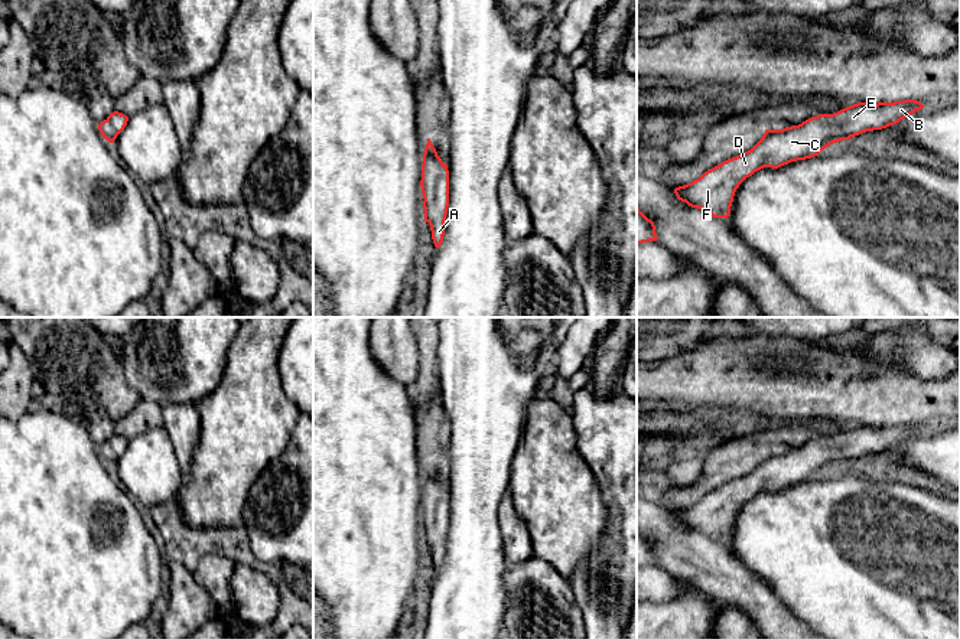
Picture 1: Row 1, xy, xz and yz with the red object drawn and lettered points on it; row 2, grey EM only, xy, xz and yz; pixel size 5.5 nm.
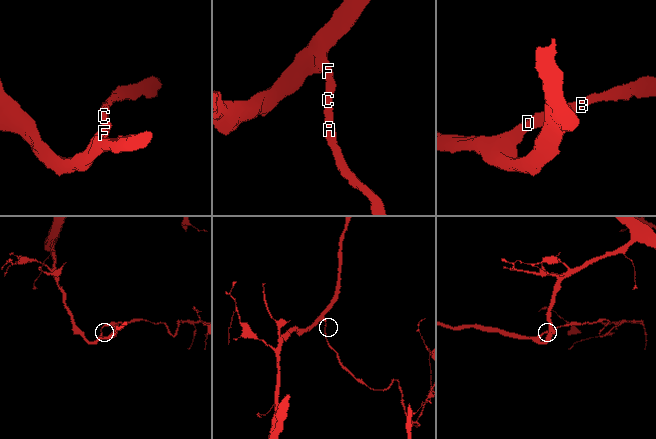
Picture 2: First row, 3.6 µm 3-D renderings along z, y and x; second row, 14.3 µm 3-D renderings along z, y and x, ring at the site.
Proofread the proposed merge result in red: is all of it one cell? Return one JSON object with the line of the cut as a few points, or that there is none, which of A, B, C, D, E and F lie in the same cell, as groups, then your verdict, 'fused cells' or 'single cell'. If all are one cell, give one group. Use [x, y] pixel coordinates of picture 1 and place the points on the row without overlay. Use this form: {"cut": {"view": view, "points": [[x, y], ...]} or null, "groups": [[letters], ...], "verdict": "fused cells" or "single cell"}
{"cut": null, "groups": [["A", "B", "C", "D", "E", "F"]], "verdict": "single cell"}

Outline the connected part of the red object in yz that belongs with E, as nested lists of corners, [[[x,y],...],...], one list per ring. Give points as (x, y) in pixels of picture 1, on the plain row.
[[[915,423],[858,426],[833,437],[819,437],[798,449],[765,453],[751,473],[709,492],[691,506],[676,511],[674,516],[689,529],[726,542],[736,512],[755,495],[811,482],[833,466],[886,451],[922,431]]]

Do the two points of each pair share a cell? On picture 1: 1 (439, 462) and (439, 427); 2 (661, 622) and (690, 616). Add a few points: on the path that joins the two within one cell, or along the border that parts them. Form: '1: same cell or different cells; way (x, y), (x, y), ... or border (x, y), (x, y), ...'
1: same cell; way (438, 453), (438, 436)
2: same cell; way (669, 622), (683, 622)

